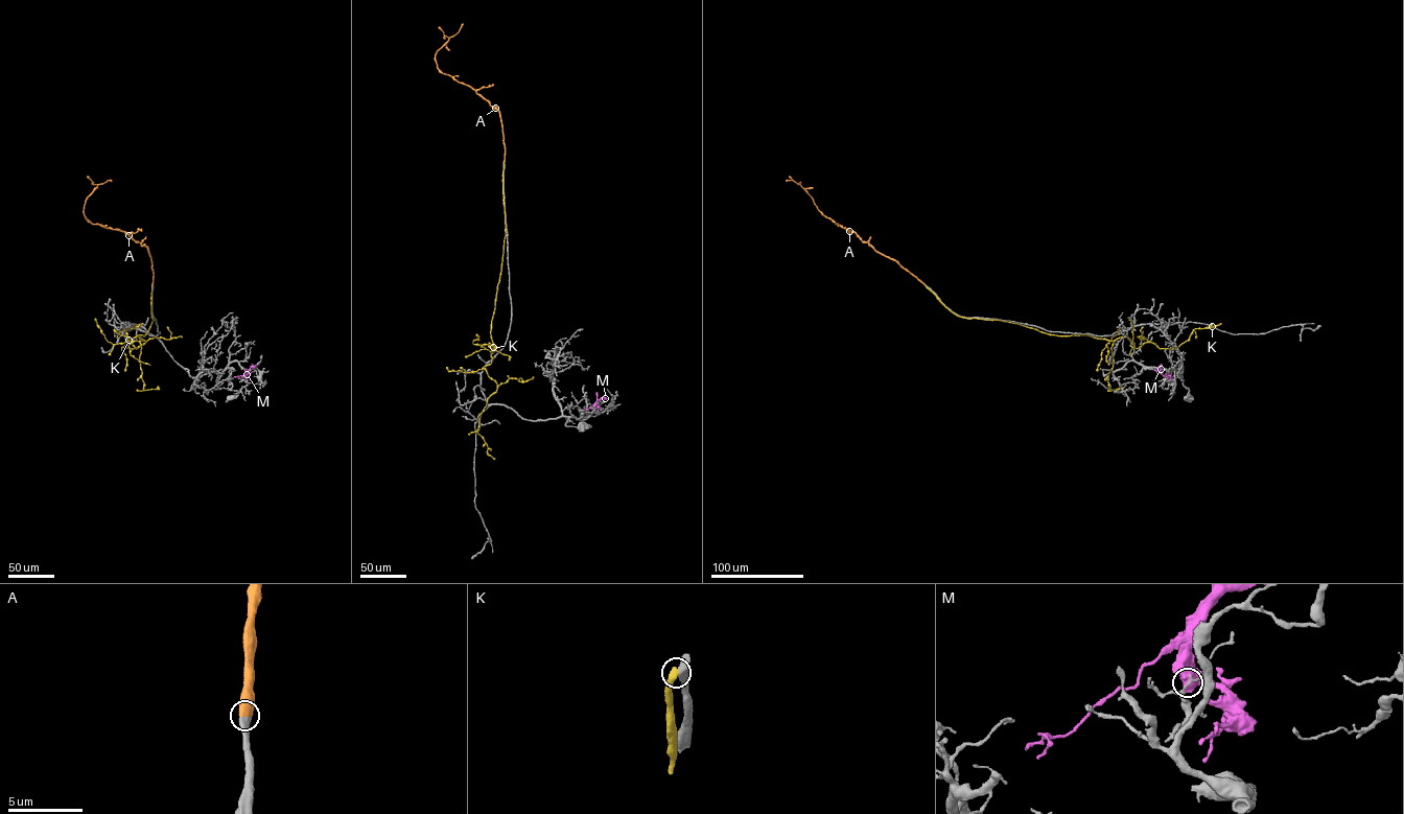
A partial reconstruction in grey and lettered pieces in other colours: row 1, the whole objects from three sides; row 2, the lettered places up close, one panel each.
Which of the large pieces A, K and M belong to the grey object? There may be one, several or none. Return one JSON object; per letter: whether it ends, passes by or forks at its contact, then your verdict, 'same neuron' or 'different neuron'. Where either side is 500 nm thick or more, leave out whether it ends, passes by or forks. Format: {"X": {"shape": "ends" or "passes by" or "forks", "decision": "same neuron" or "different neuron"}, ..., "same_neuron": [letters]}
{"A": {"decision": "same neuron"}, "K": {"shape": "ends", "decision": "different neuron"}, "M": {"decision": "different neuron"}, "same_neuron": ["A"]}

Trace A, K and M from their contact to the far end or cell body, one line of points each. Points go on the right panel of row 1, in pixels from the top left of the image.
A: (923, 283), (855, 232), (825, 217), (800, 184), (786, 181)
K: (923, 284), (959, 316), (1058, 335), (1126, 335), (1136, 348), (1147, 342), (1176, 348), (1195, 328), (1220, 323)
M: (1168, 376), (1161, 372), (1161, 364)

